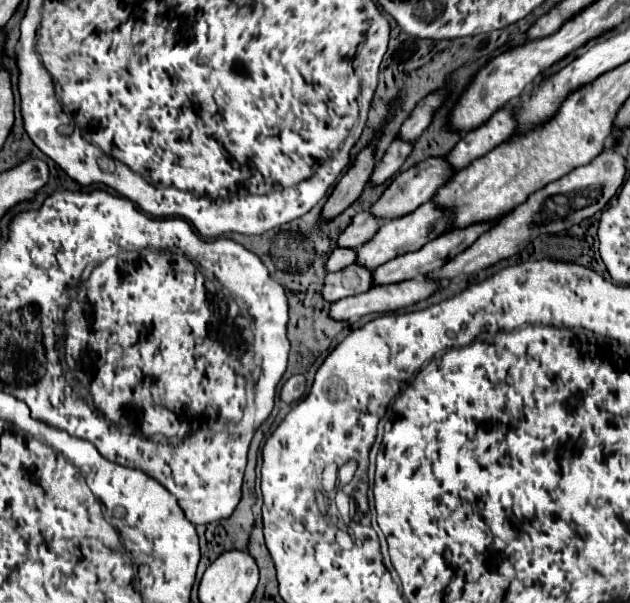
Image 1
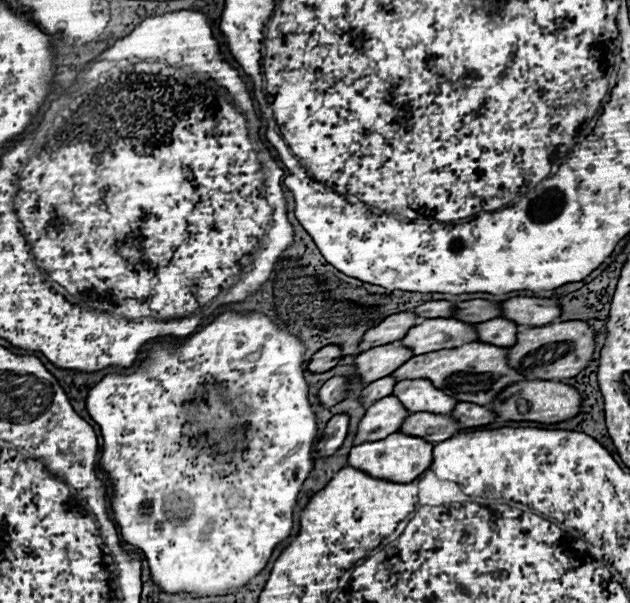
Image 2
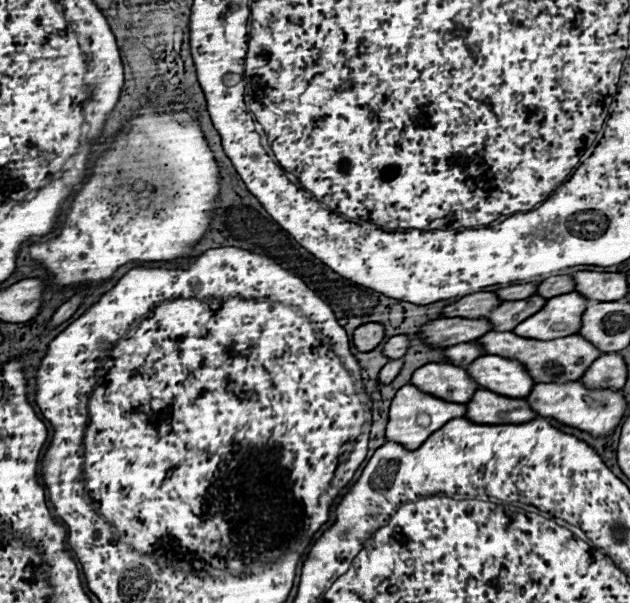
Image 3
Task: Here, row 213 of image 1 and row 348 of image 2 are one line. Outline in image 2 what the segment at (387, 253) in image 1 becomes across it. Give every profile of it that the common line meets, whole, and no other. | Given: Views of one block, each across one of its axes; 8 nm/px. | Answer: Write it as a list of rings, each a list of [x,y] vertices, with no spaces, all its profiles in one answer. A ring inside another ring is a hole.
[[[432,318],[410,328],[410,332],[400,340],[400,344],[412,348],[412,352],[428,354],[432,350],[456,348],[468,342],[476,342],[476,324],[454,320],[454,318]]]

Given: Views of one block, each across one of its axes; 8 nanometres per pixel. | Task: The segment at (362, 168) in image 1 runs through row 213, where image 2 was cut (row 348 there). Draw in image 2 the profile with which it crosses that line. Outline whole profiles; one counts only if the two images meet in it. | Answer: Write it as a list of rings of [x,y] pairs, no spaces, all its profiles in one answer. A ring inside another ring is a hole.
[[[330,344],[330,346],[320,348],[312,356],[312,360],[308,362],[308,370],[310,372],[326,372],[326,370],[334,368],[340,360],[342,360],[342,348],[336,344]]]

